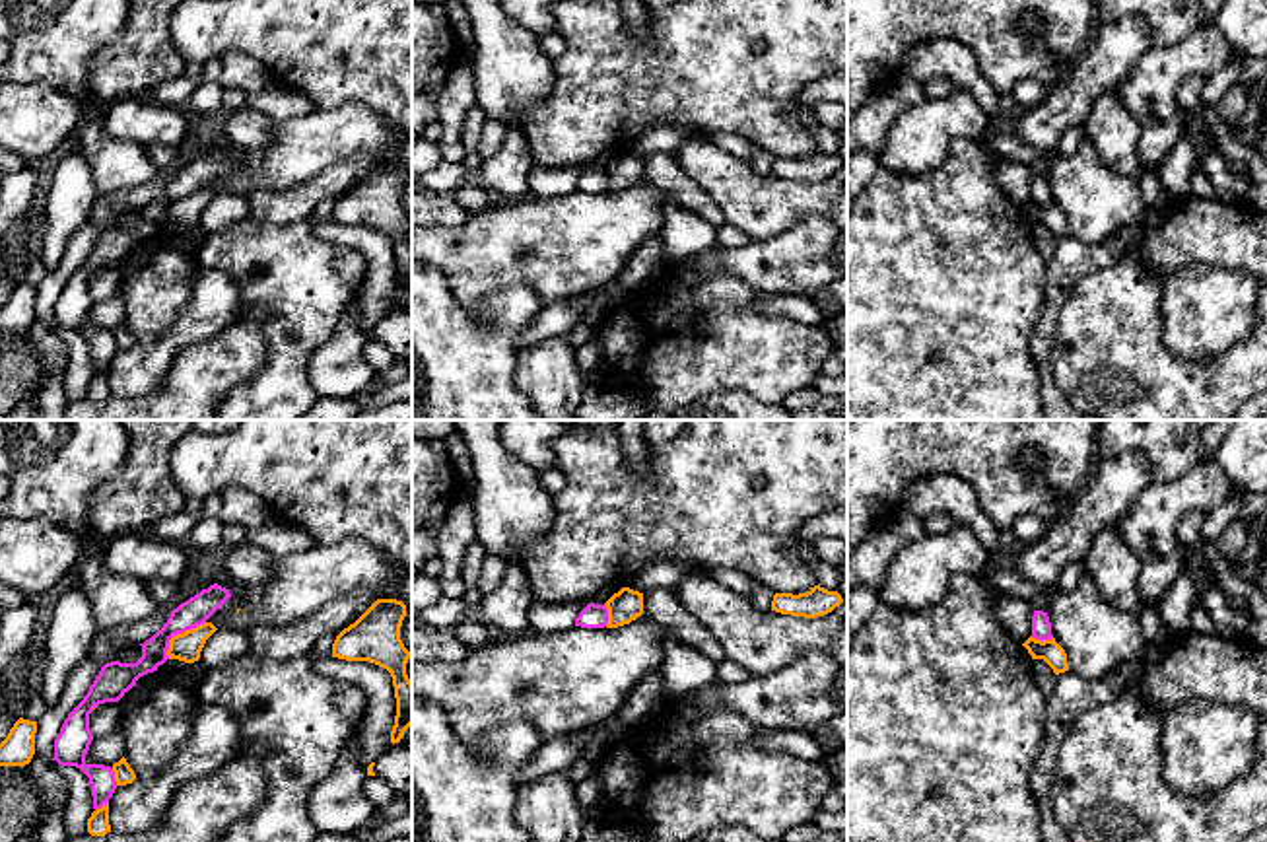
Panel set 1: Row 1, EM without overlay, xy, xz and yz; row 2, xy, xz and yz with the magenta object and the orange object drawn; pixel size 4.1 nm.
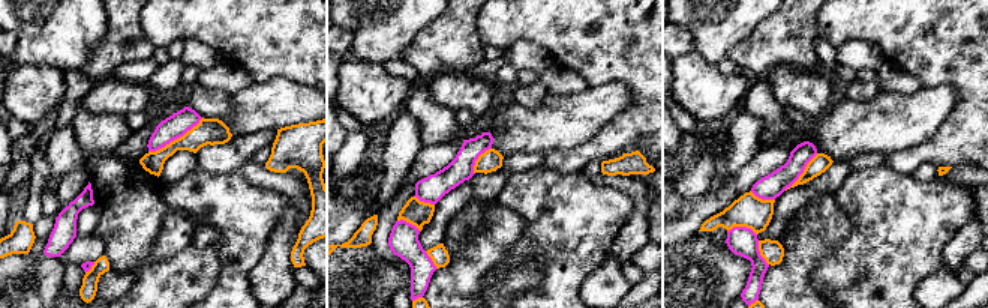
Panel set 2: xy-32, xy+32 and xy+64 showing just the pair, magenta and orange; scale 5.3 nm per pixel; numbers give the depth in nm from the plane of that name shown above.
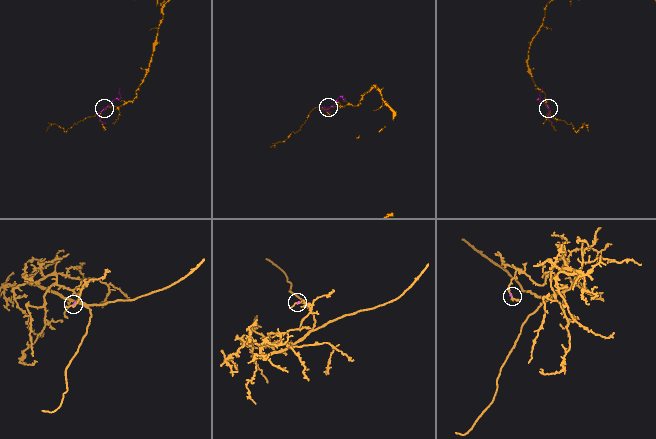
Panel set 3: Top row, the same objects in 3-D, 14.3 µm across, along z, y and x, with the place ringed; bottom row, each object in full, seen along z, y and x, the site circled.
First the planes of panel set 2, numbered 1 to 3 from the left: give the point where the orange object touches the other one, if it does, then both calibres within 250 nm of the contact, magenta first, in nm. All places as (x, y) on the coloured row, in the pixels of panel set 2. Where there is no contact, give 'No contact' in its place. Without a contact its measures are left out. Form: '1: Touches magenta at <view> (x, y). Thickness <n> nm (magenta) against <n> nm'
1: Touches magenta at xy-32 (176, 138). Thickness 130 nm (magenta) against 140 nm
2: Touches magenta at xy+32 (477, 158). Thickness 140 nm (magenta) against 120 nm
3: Touches magenta at xy+64 (802, 172). Thickness 130 nm (magenta) against 100 nm

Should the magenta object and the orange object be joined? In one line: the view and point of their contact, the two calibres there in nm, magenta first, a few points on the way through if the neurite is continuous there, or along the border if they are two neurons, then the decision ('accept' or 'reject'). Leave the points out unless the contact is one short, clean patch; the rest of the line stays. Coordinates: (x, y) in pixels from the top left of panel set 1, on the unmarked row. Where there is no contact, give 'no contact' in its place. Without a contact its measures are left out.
contact xy (177, 197); calibres 120 and 120 nm; reject

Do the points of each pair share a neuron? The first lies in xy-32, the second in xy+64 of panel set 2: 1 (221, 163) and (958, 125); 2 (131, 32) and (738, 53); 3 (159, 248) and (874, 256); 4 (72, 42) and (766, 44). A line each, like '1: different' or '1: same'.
1: same
2: same
3: different
4: different

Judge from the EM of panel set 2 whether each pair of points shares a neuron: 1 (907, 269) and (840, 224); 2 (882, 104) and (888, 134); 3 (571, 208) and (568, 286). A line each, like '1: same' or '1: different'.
1: different
2: same
3: same

